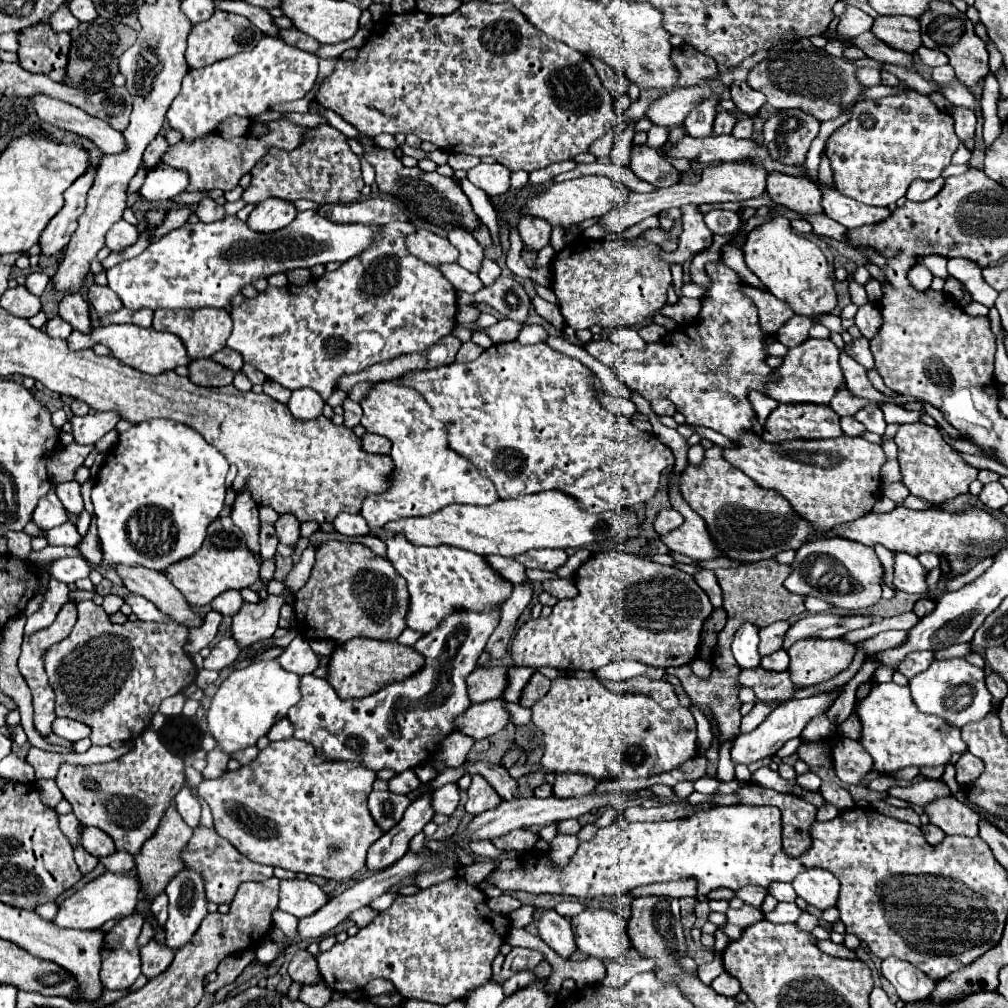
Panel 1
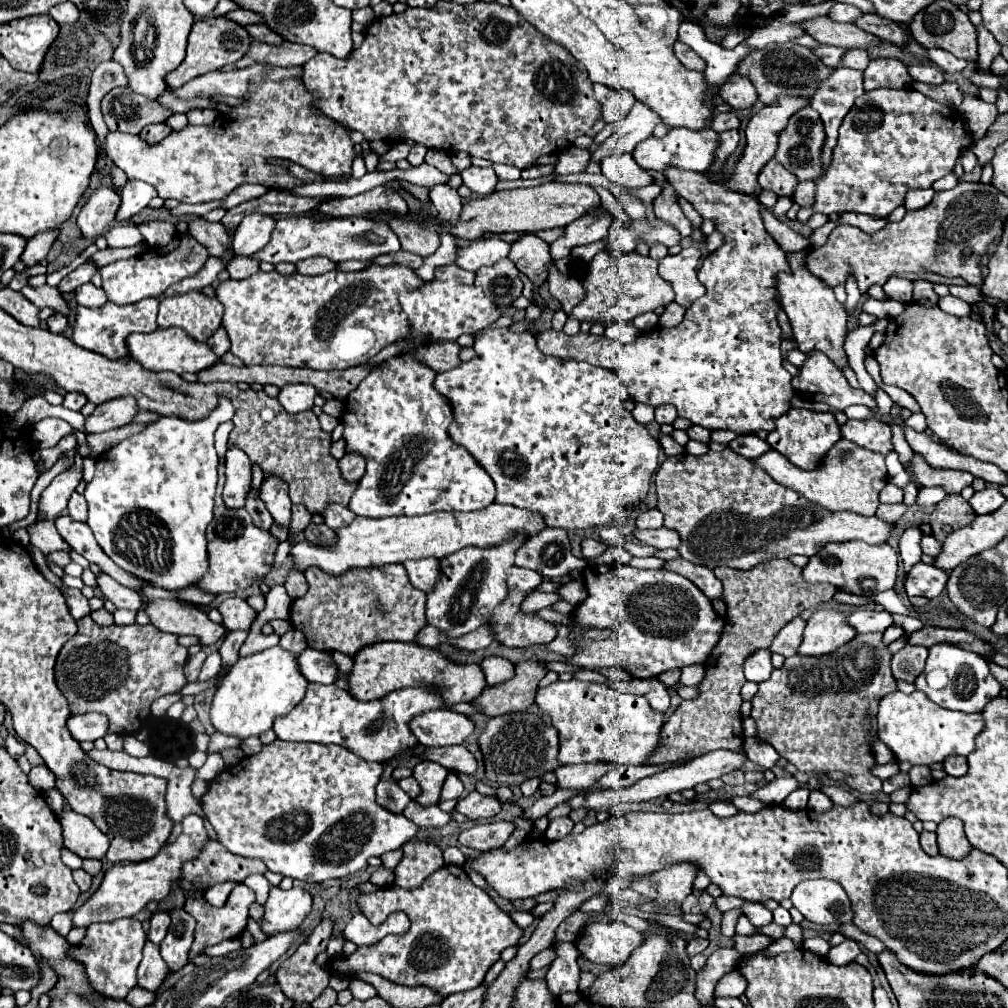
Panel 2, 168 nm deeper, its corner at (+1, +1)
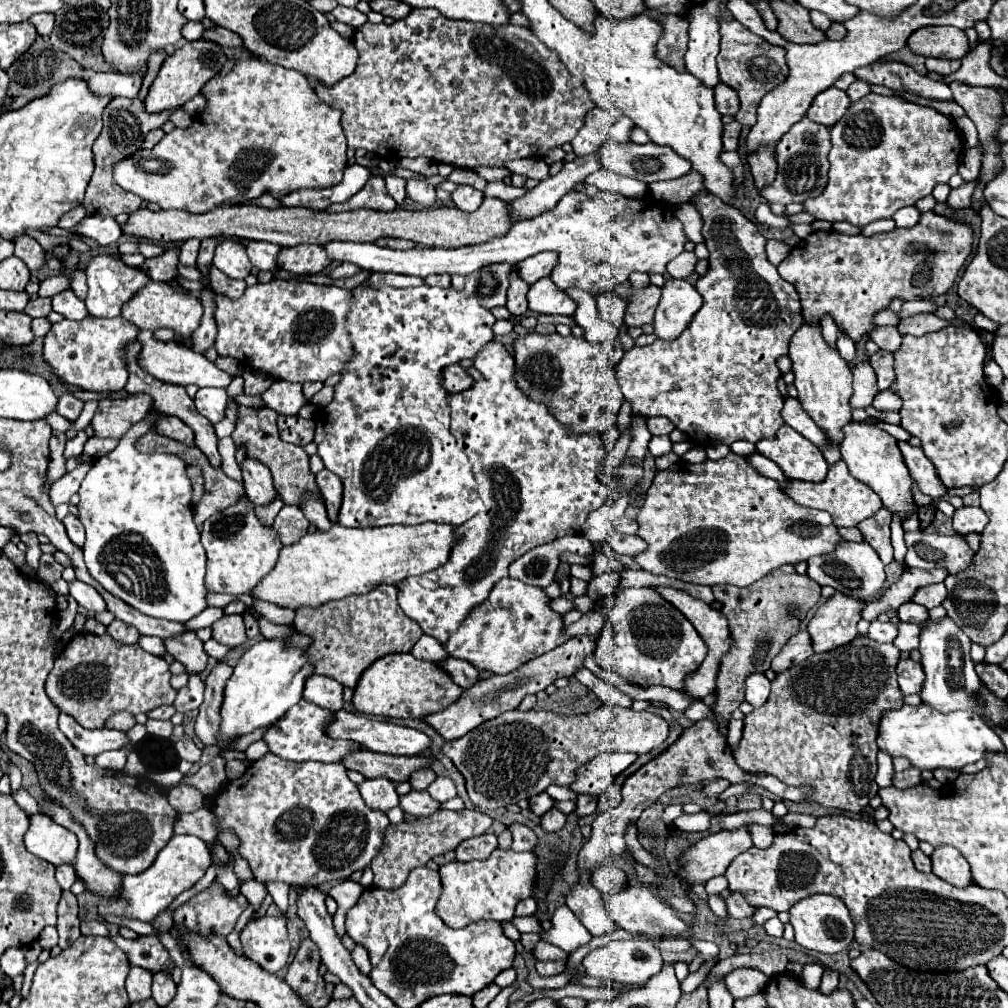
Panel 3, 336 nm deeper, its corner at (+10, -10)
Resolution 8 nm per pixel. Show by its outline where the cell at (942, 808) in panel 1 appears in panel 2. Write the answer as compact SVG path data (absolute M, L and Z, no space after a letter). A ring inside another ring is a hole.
M953 816L939 822L937 844L941 854L949 858L963 858L971 850L971 844L963 832L963 822Z

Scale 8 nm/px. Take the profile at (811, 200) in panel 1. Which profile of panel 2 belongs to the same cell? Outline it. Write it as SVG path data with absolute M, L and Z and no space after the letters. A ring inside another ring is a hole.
M771 160L761 170L759 184L761 184L761 188L775 192L777 196L789 196L791 198L795 194L795 188L797 188L799 180L797 180L795 174L787 172L779 162Z

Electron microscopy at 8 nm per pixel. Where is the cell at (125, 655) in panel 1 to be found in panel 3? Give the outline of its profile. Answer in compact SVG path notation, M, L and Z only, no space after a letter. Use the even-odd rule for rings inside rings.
M78 633L66 643L62 655L54 661L54 669L46 679L46 693L62 713L74 717L84 729L100 729L116 711L124 709L138 715L160 705L172 705L178 691L170 685L168 663L162 657L144 651L140 645L120 645L110 635L96 637Z

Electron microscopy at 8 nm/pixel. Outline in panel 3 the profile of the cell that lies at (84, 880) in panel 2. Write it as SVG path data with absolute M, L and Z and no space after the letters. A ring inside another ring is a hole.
M70 891L62 893L62 899L58 903L58 947L68 949L78 937L80 937L80 919L78 919L78 903L76 895Z

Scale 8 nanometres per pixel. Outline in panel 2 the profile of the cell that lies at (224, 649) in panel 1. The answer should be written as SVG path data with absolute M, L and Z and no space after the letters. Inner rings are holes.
M213 652L207 656L203 668L201 668L201 674L199 674L199 680L209 680L213 678L217 672L221 670L221 654L219 652Z

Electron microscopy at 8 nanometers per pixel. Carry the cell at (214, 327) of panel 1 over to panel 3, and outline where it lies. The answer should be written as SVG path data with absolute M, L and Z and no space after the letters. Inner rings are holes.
M150 281L130 301L126 301L126 305L122 307L120 315L124 319L128 319L130 323L134 323L136 327L140 327L140 329L154 331L158 327L172 327L178 337L190 337L194 333L194 329L198 327L200 319L202 319L202 305L190 293L172 289L170 283Z

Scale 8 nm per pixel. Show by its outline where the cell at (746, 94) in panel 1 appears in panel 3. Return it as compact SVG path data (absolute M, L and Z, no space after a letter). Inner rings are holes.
M718 83L714 87L714 99L716 99L716 109L720 115L736 115L740 109L736 91L728 87L726 83Z

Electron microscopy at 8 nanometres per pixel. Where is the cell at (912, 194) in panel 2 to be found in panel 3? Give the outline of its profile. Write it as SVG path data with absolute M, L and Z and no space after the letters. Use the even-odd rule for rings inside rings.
M902 207L894 213L896 227L914 227L920 219L920 211L916 207Z

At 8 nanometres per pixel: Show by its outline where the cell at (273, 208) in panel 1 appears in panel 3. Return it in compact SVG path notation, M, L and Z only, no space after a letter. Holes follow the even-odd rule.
M222 239L214 251L212 265L230 279L246 279L250 275L250 261L244 253L244 243L236 239Z

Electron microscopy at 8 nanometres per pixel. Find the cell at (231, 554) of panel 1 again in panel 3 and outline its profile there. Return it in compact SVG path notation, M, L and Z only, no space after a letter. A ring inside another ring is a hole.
M244 503L230 505L206 519L202 525L202 545L208 555L206 587L216 593L250 593L274 567L282 547L278 533L256 517L252 505Z

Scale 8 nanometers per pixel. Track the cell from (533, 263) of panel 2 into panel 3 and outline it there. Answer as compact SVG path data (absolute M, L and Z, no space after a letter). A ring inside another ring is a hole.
M512 271L510 289L508 289L508 301L506 301L506 309L510 311L512 317L522 317L528 311L528 301L526 301L528 287L530 285L522 283L522 279L518 279L518 273Z

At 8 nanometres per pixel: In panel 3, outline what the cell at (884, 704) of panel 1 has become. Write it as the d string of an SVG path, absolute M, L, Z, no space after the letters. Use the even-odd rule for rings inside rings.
M904 705L902 709L888 711L886 717L882 717L880 723L880 733L878 733L878 747L886 751L892 757L908 757L910 763L918 769L938 769L938 767L948 767L948 769L962 769L968 763L976 763L986 757L986 753L1006 753L1002 739L996 735L992 727L988 727L982 717L978 717L974 711L952 711L952 713L940 713L928 705Z

